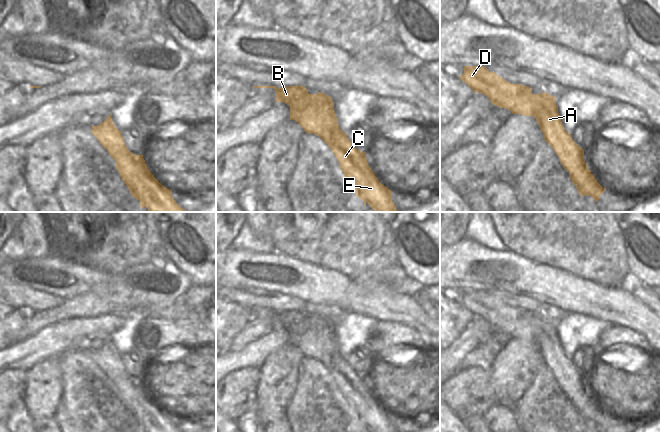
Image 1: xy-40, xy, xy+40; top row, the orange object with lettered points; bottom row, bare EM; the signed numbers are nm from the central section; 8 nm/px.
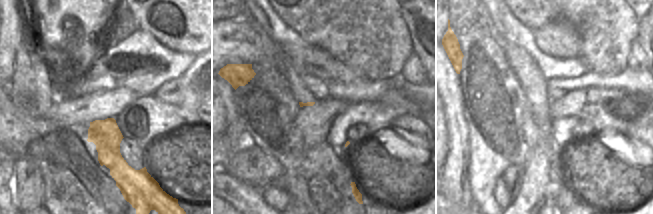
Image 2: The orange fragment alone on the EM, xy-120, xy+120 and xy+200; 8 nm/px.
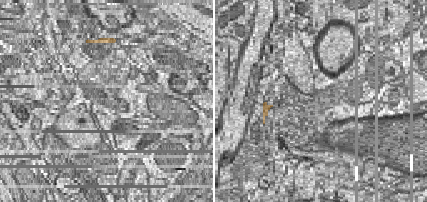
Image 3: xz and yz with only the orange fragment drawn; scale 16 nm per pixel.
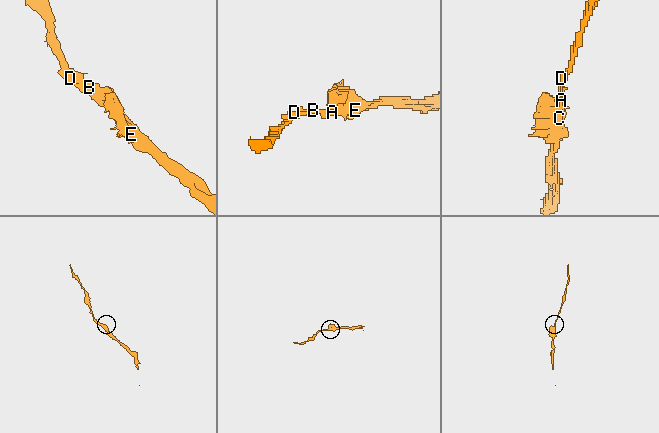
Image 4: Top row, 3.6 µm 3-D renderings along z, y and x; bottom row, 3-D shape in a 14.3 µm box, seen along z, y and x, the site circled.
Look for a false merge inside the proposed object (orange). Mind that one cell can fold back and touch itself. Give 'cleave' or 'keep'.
keep

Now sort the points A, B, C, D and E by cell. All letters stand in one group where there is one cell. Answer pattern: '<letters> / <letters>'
A B C D E

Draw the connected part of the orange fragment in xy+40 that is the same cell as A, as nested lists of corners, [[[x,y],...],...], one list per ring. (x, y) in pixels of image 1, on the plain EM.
[[[464,290],[464,297],[459,302],[465,306],[474,316],[480,316],[490,323],[490,326],[499,332],[505,332],[512,338],[521,338],[523,340],[533,340],[543,359],[544,364],[554,373],[565,394],[569,396],[569,402],[576,410],[578,417],[584,421],[591,420],[596,426],[600,419],[606,414],[595,403],[588,393],[584,384],[584,373],[582,373],[572,360],[564,353],[556,322],[546,316],[541,318],[532,318],[532,312],[521,308],[511,308],[501,302],[495,296],[489,296],[484,290]]]

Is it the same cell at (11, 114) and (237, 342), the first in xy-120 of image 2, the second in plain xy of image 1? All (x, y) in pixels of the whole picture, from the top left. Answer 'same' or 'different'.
different

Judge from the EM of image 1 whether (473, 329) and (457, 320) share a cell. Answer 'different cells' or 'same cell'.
different cells

